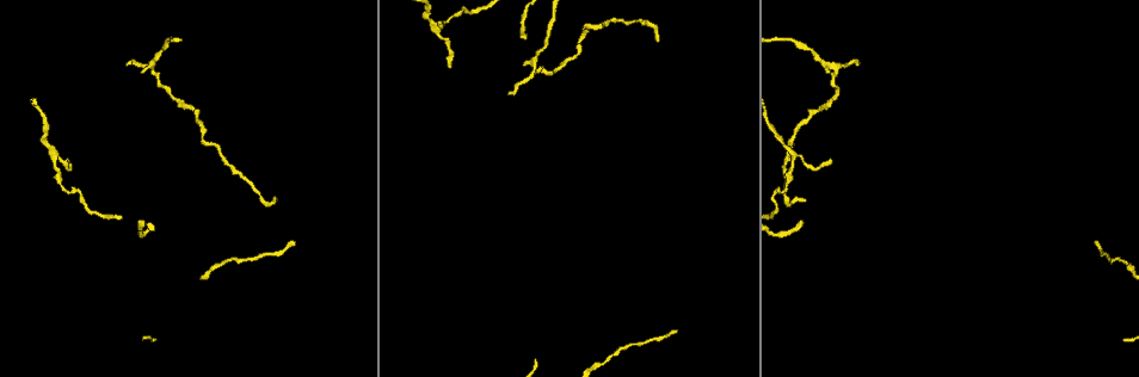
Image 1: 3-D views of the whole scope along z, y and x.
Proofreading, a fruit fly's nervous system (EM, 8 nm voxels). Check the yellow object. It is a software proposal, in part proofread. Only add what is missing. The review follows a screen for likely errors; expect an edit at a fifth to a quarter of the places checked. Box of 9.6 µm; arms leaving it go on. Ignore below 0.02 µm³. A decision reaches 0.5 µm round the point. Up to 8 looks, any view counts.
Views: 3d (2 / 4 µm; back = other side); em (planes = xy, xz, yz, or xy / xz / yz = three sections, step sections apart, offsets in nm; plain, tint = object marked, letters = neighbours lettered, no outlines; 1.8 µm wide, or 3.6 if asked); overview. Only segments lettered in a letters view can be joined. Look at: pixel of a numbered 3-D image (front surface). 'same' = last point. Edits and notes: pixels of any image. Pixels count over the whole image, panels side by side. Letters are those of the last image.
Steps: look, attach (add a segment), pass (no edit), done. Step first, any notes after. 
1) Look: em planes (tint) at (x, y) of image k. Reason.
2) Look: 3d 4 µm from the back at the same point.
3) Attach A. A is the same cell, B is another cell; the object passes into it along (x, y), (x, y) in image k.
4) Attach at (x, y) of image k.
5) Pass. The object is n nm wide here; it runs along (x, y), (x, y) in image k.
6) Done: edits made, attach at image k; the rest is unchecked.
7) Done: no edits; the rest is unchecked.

Look: em 3.6 µm xz step 8 (letters) at (275, 198) of image 1. Tapers out.

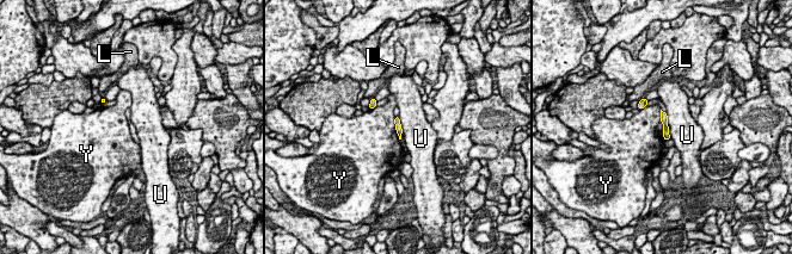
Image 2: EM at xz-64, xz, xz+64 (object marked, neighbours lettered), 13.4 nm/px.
Pass. The longest contact is with Y, 320 nm; L, U and Y are other cells; none of them fits.

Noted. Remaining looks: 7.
Look: em xy step 4 (tint) at (126, 65) of image 1. An open end.

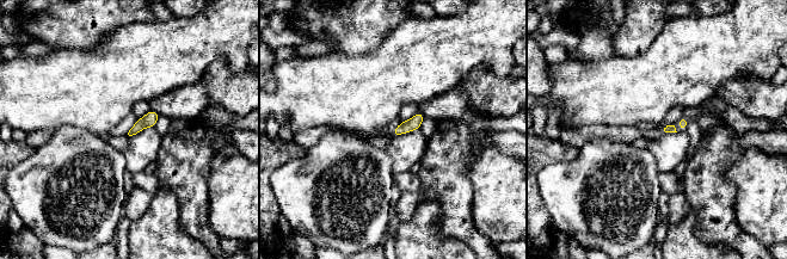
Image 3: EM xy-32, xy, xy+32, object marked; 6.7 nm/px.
Look: em planes (letters) at the same point.

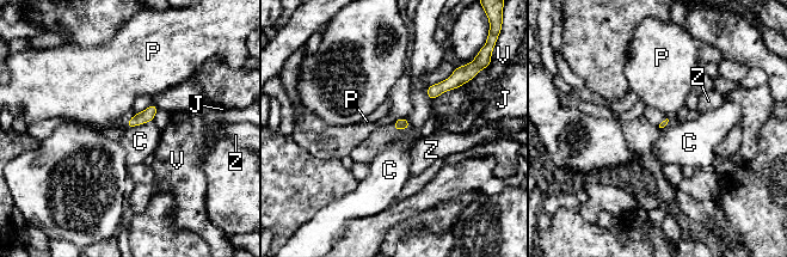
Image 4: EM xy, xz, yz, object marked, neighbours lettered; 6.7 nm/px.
Pass. C, J, P, V and Z are other cells; a border runs along (152, 120), (127, 128) in image 4; none of them fits.

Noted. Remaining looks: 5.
Look: 3d 4 µm from the back at (832, 160) of image 1.

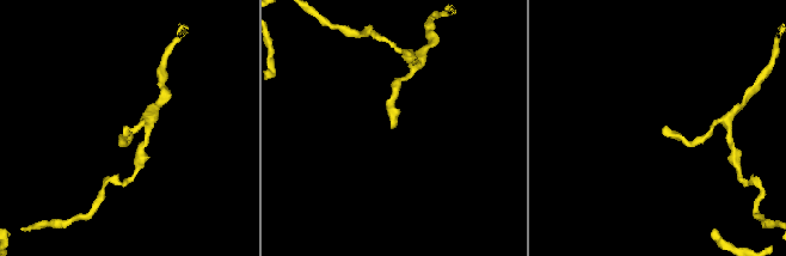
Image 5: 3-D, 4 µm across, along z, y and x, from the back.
Look: em planes (letters) at (126, 129) of image 5. Shape alone is not enough.

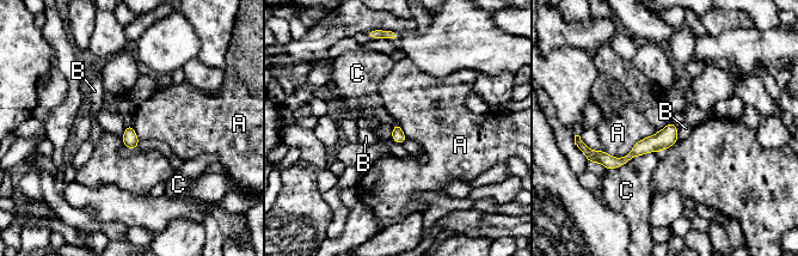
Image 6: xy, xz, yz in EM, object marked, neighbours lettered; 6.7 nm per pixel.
Pass. A, B and C are other cells; a border runs along (658, 130), (624, 156), (603, 151) in image 6; no lettered segment goes on from it.

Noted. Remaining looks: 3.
Done: no edits; the rest is unchecked.

